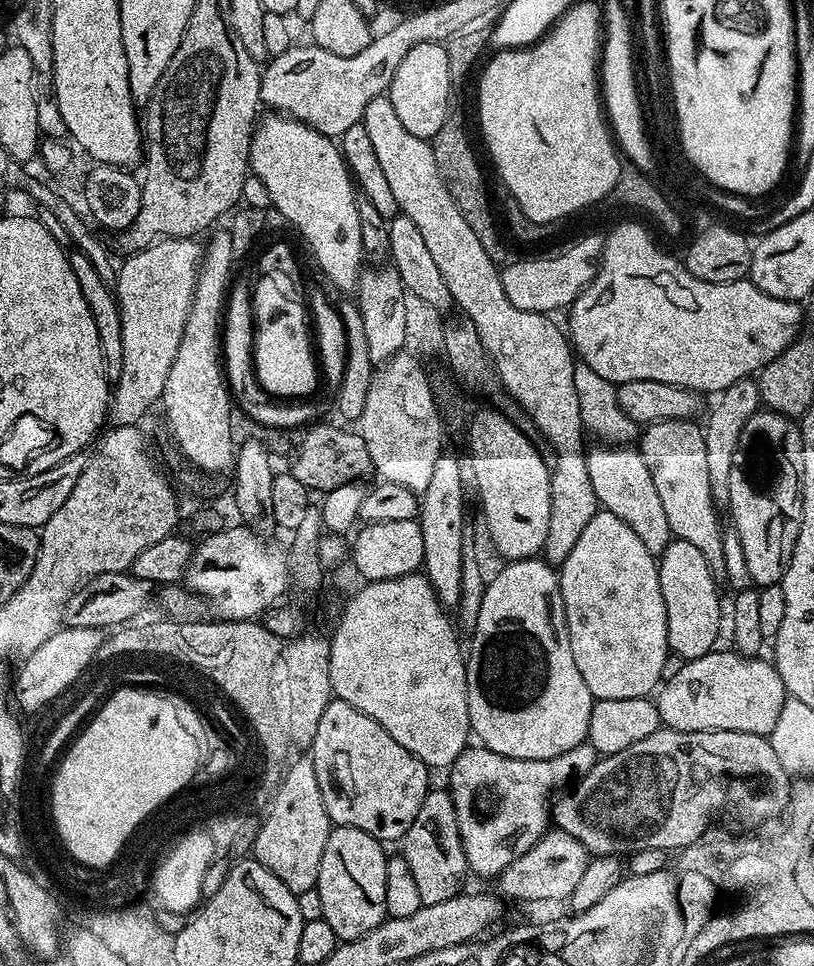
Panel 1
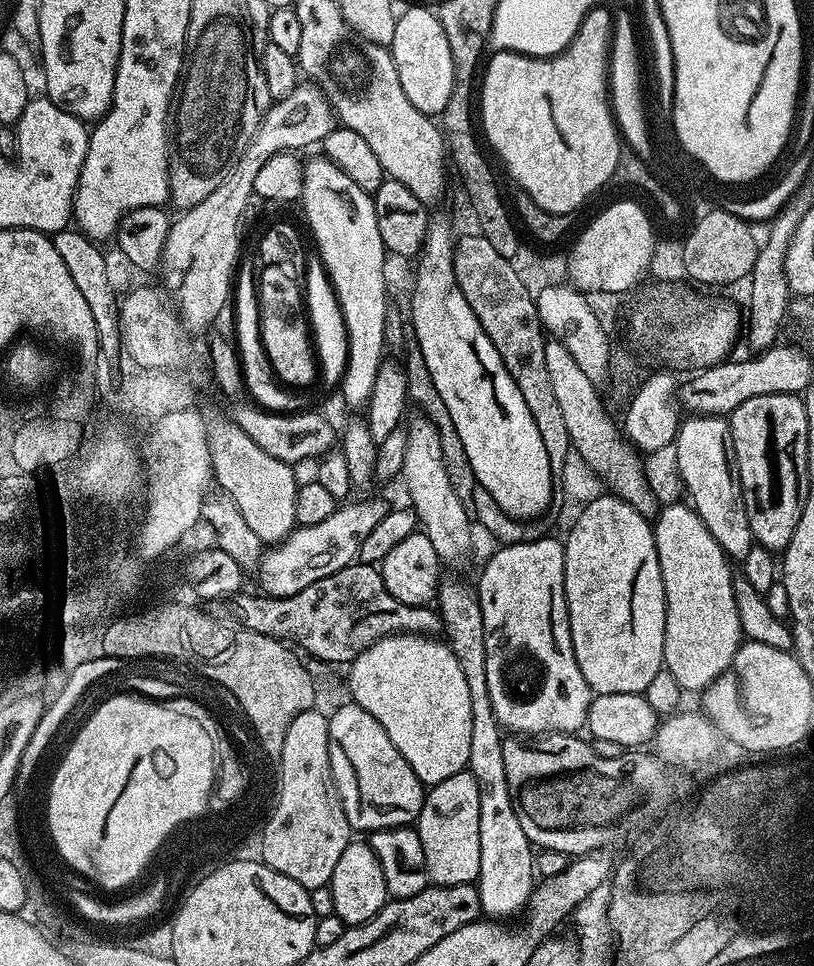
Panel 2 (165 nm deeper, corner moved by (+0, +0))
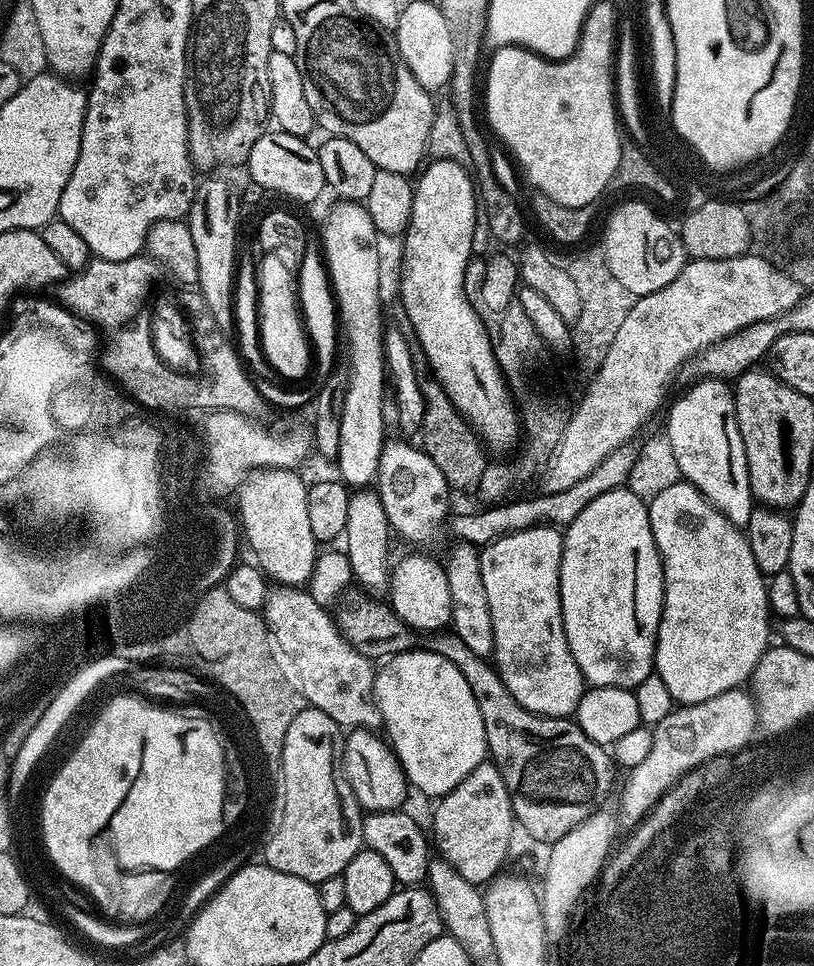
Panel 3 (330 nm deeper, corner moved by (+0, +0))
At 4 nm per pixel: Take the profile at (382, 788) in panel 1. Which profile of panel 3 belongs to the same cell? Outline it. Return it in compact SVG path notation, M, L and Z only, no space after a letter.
M353 728L344 738L344 777L350 782L354 790L357 802L361 809L368 812L395 812L401 807L400 804L410 793L407 777L404 775L404 769L400 767L395 753L389 748L387 741L376 737L373 731L367 728Z

